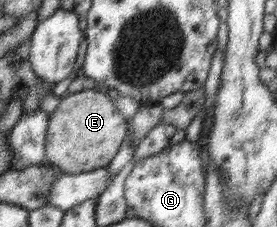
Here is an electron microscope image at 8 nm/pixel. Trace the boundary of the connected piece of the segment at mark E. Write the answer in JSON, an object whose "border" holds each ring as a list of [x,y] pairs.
{"border":[[[104,89],[71,93],[50,114],[45,159],[61,172],[79,173],[107,167],[125,142],[128,120],[117,110],[114,97]]]}

